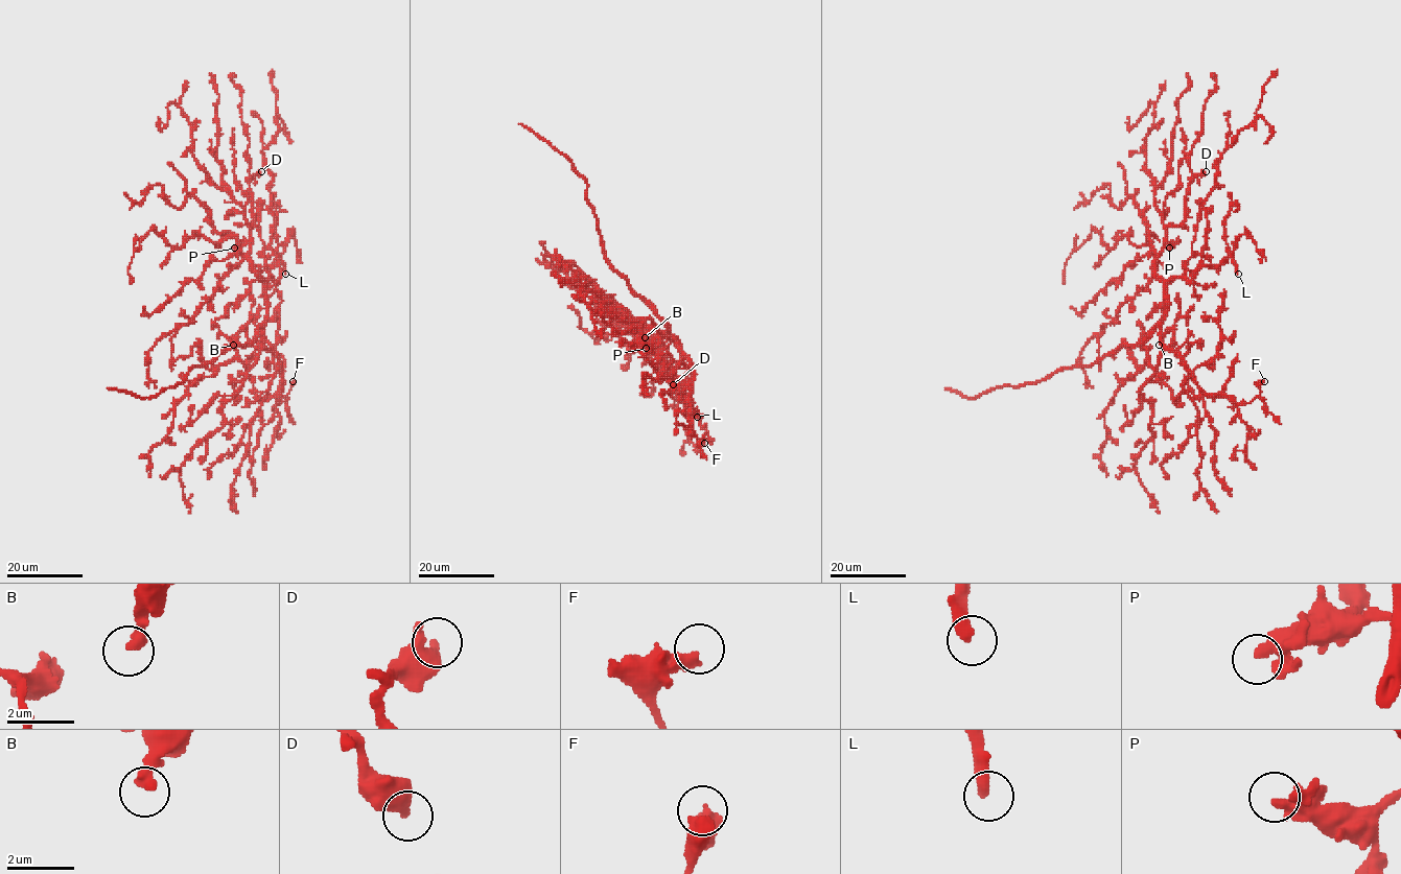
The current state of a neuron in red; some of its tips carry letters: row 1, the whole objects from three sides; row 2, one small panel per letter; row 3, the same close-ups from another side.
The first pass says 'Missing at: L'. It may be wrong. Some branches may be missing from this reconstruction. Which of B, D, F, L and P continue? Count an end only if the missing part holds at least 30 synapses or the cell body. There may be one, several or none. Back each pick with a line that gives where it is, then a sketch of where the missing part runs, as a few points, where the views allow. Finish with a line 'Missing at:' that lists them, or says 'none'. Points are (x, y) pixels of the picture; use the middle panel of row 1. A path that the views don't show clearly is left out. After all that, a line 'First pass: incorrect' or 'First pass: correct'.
L: at (697, 417); missing branch runs (697, 417), (698, 412), (706, 431), (705, 420)
Missing at: L
First pass: correct

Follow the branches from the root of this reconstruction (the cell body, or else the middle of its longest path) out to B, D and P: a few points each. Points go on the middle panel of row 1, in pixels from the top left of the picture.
B: (679, 345), (674, 339), (656, 352), (645, 337)
D: (679, 345), (669, 334), (661, 336), (668, 353), (661, 371), (673, 384)
P: (679, 345), (669, 334), (664, 334), (660, 347), (646, 348)

